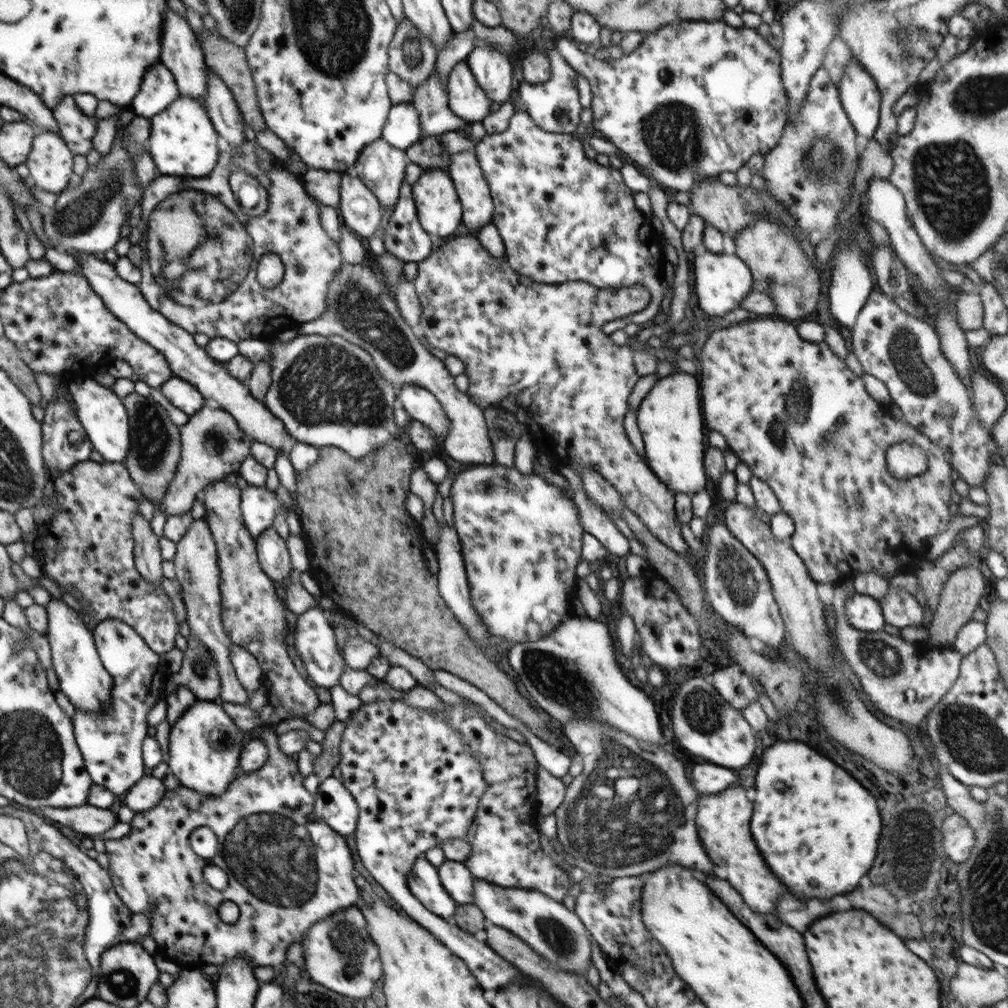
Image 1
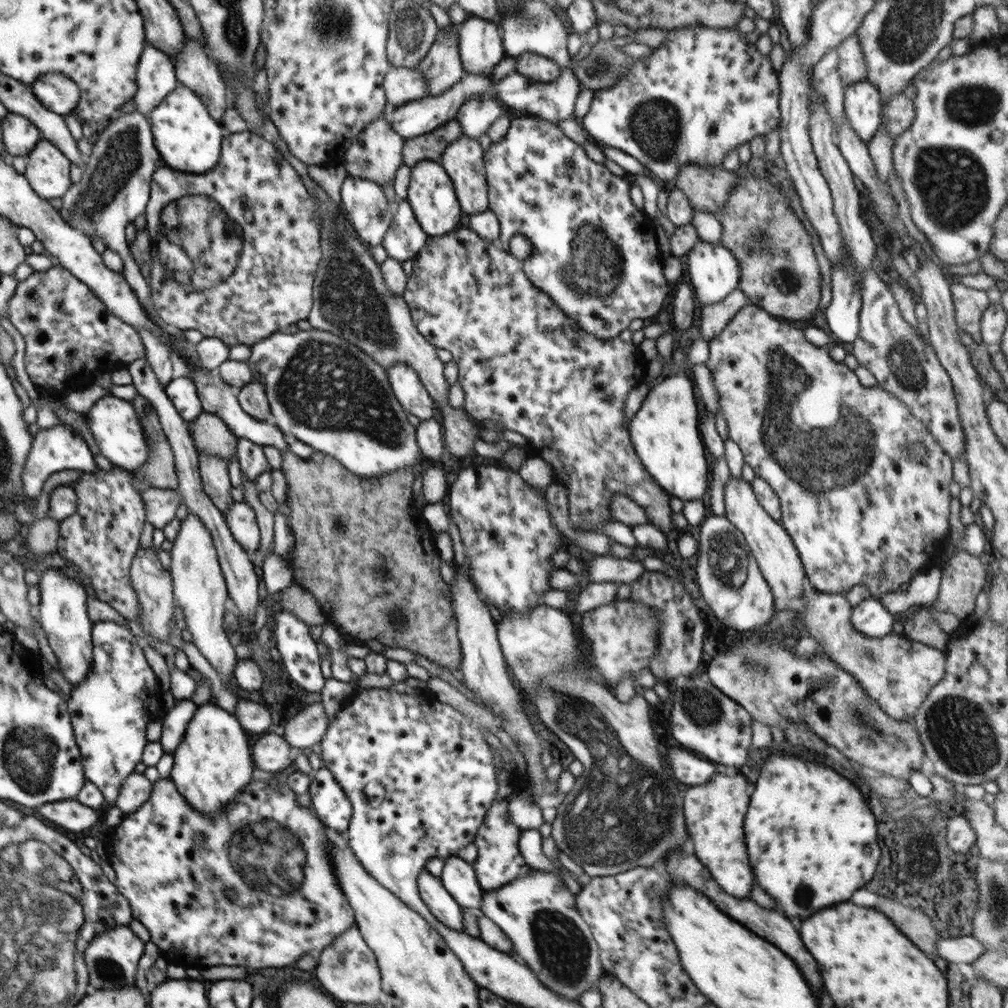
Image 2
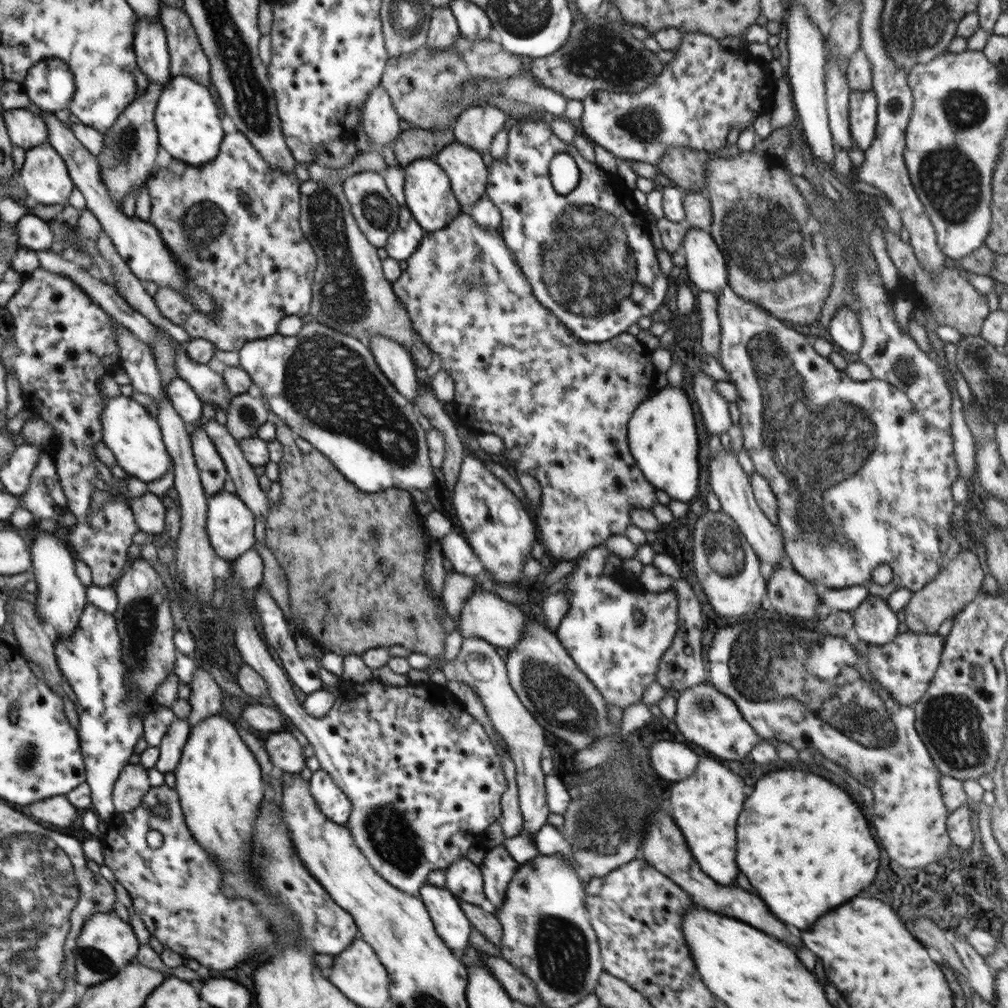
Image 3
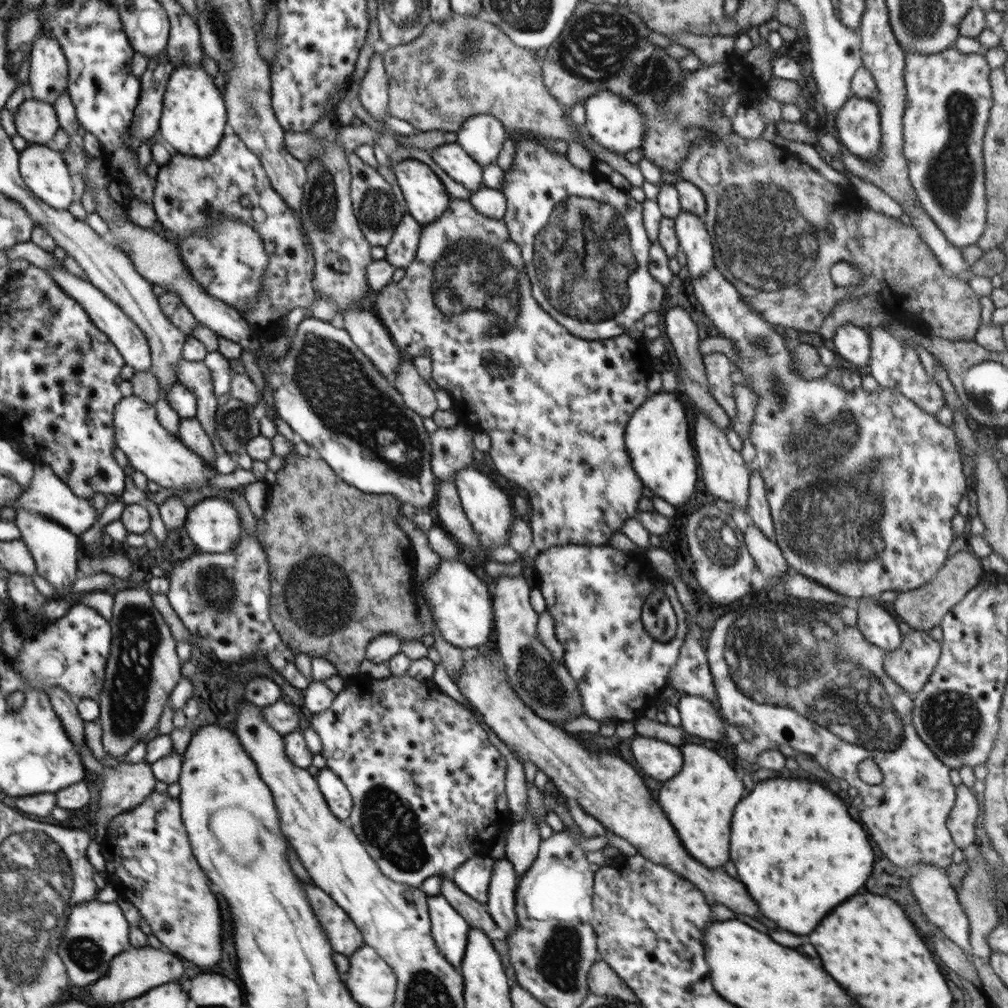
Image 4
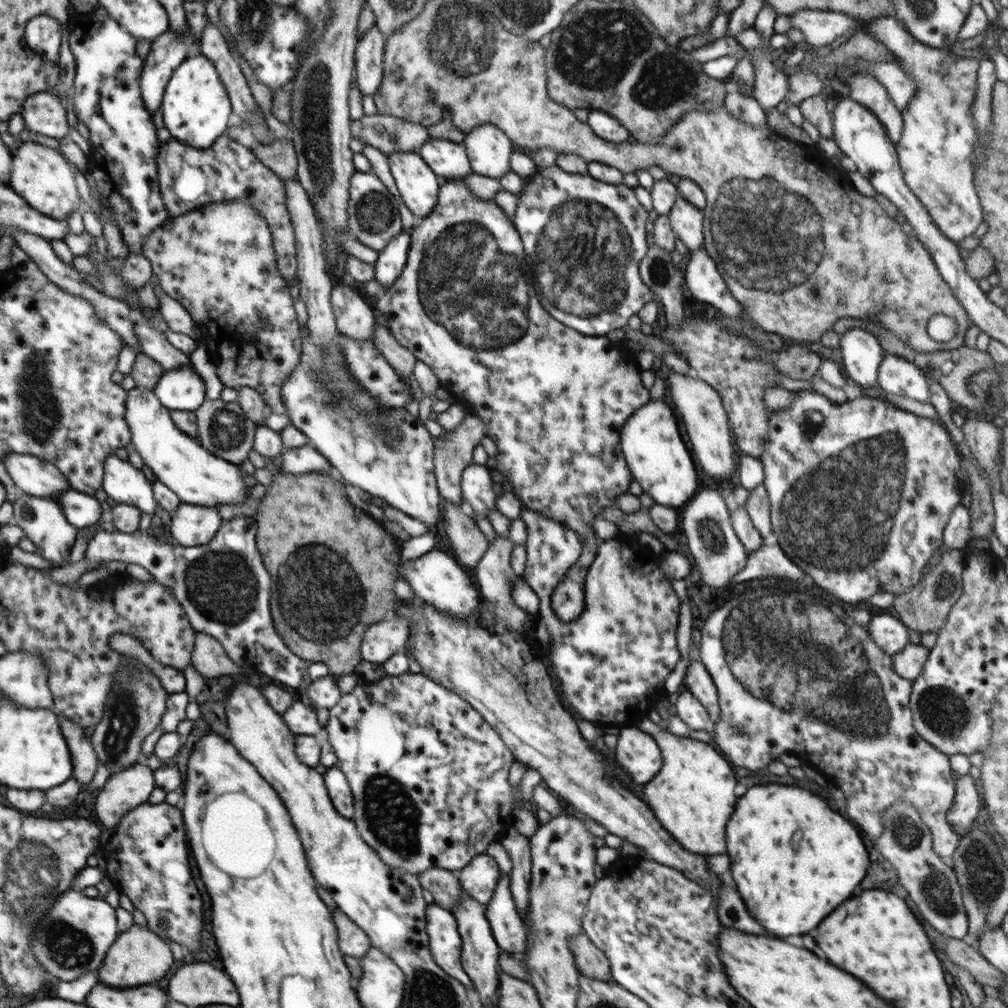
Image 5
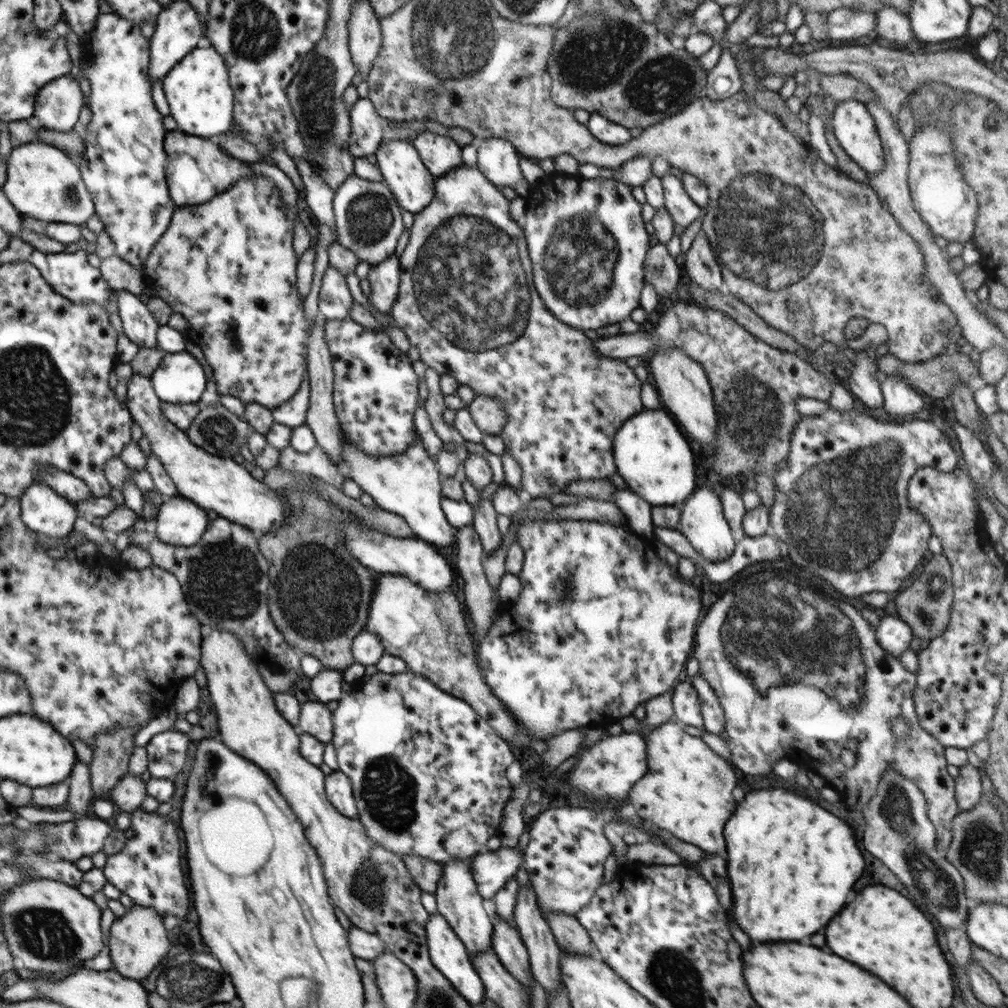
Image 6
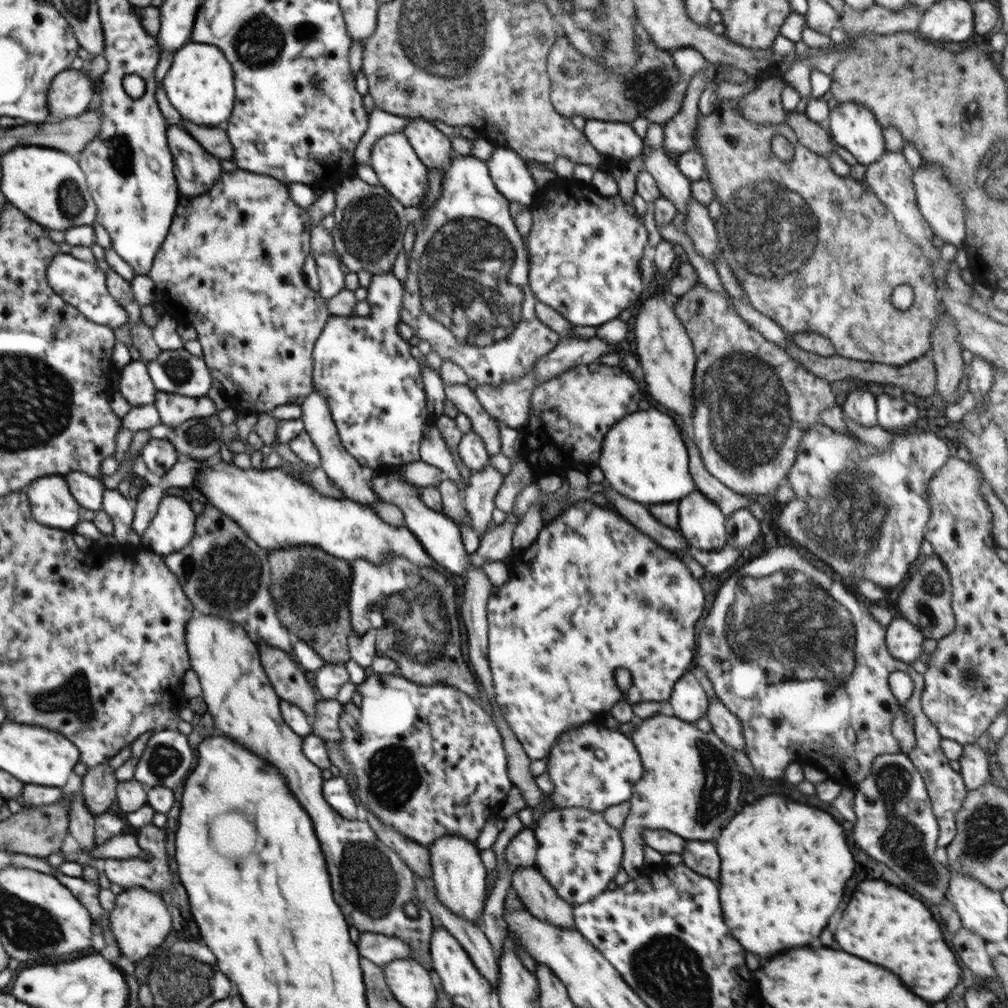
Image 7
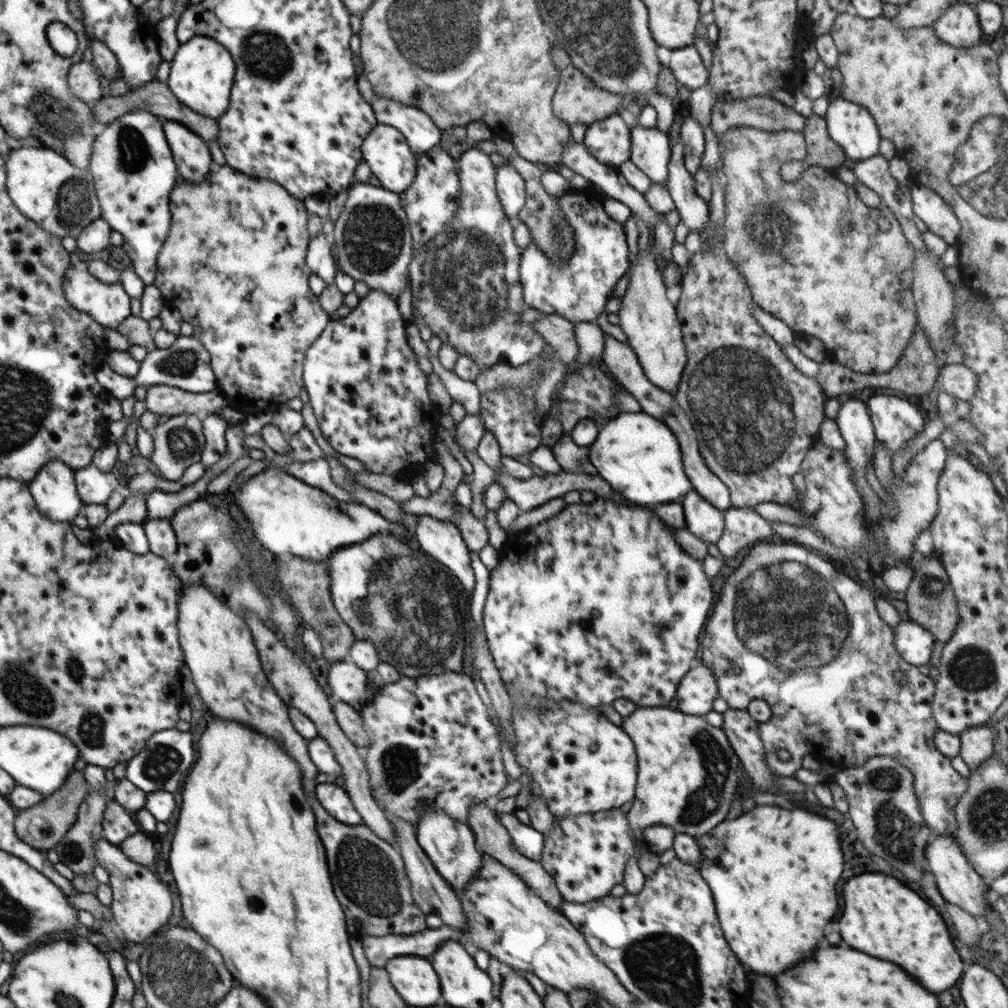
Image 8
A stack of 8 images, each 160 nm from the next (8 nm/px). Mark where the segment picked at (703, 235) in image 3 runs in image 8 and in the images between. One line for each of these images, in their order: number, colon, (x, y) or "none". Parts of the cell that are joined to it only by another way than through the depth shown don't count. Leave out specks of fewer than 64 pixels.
4: (694, 239)
5: (687, 221)
6: (683, 210)
7: (673, 185)
8: (650, 149)

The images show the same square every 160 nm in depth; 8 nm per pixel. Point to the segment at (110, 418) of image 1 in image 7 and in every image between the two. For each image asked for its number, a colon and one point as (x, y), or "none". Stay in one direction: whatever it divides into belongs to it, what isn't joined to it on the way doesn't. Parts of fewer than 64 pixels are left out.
2: (116, 428)
3: (135, 438)
4: (150, 449)
5: (196, 476)
6: (214, 483)
7: (277, 511)

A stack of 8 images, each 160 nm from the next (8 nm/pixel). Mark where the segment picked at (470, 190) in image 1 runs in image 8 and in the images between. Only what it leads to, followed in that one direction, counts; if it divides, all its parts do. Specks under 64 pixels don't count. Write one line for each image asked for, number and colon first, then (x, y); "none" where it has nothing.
2: (463, 159)
3: (467, 172)
4: (452, 158)
5: (448, 160)
6: (441, 154)
7: (433, 147)
8: (422, 135)

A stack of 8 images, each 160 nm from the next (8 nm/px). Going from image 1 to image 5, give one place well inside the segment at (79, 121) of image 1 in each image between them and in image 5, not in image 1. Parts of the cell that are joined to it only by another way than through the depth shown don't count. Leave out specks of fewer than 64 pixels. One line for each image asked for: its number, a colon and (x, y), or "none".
2: (58, 93)
3: (49, 84)
4: (49, 77)
5: (42, 33)

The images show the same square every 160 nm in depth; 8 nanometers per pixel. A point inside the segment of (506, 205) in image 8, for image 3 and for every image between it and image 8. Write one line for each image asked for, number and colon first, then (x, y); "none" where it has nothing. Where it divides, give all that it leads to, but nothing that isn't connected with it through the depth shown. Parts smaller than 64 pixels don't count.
3: (475, 126)
4: (481, 136)
5: (488, 148)
6: (497, 158)
7: (510, 173)

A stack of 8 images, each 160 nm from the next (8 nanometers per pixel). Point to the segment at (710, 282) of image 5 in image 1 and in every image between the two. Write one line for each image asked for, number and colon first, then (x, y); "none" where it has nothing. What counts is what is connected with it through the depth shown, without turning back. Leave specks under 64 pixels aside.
1: (792, 410)
2: (836, 452)
3: (859, 475)
4: (811, 436)

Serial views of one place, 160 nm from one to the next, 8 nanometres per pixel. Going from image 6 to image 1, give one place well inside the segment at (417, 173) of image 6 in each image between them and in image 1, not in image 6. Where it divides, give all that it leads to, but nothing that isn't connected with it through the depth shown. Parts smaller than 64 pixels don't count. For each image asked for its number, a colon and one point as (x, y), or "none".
1: (440, 212)
2: (431, 193)
3: (428, 193)
4: (426, 198)
5: (418, 185)

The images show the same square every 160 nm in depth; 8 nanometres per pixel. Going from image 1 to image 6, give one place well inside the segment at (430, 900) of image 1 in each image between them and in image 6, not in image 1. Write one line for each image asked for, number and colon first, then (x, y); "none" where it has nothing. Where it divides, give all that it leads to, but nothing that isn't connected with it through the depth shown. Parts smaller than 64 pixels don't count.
2: (442, 905)
3: (453, 926)
4: (450, 931)
5: (445, 942)
6: (447, 952)

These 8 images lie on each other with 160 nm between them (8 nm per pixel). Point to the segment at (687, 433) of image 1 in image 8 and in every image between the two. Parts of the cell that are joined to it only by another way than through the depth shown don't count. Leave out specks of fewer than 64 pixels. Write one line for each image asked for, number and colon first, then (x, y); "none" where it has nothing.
2: (665, 433)
3: (662, 436)
4: (658, 439)
5: (656, 454)
6: (651, 454)
7: (643, 456)
8: (638, 455)

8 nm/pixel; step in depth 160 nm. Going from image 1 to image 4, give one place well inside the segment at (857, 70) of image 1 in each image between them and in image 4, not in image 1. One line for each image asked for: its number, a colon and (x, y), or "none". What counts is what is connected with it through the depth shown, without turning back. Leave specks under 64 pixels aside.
2: (863, 106)
3: (862, 104)
4: (858, 124)

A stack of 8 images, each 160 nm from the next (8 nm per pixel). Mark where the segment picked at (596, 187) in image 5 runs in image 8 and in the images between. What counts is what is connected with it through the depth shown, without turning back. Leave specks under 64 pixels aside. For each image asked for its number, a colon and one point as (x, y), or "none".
6: (587, 251)
7: (584, 251)
8: (579, 291)

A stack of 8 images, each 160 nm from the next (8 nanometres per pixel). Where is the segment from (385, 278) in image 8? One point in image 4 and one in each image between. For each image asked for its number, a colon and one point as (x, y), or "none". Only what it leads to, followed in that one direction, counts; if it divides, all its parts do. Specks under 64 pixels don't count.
4: (375, 205)
5: (373, 218)
6: (368, 218)
7: (370, 224)

